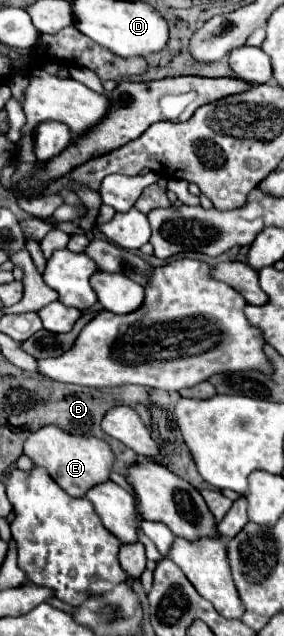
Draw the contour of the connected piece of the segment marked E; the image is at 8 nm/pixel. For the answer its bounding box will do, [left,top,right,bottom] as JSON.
[23,426,113,496]

